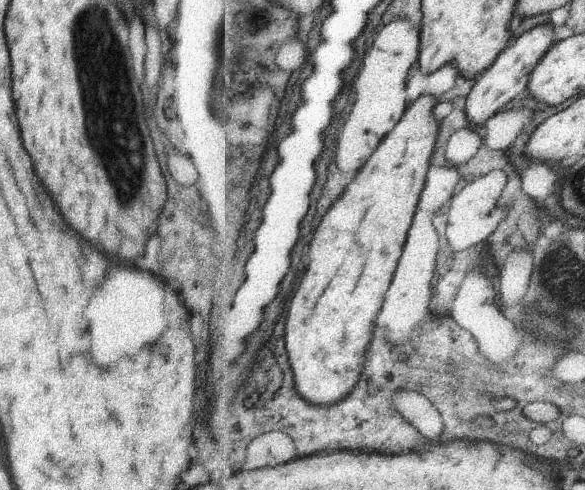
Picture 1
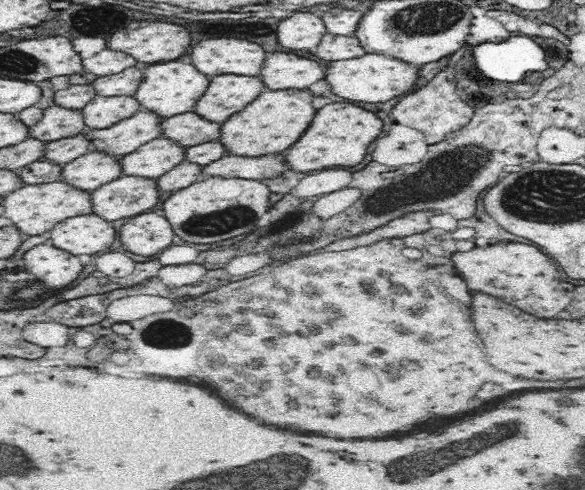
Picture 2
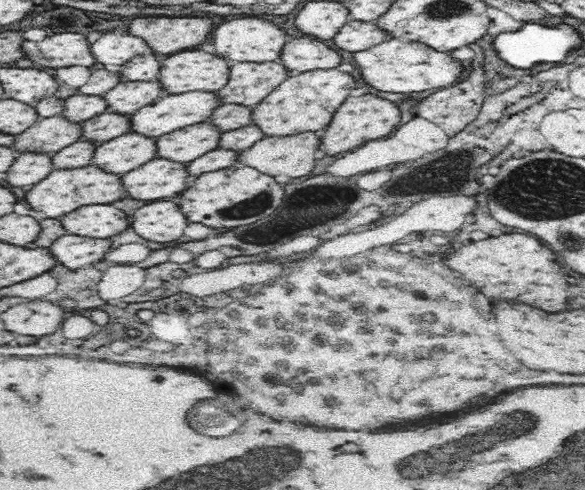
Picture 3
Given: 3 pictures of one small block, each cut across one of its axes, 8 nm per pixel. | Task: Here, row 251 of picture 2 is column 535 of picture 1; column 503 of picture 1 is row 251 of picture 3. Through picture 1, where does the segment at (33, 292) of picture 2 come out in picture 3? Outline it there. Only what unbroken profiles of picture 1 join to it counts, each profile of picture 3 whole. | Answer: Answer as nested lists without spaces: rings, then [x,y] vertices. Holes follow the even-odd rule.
[[[64,235],[49,246],[56,262],[67,269],[78,270],[81,267],[104,265],[106,253],[112,246],[110,237],[85,237]]]

